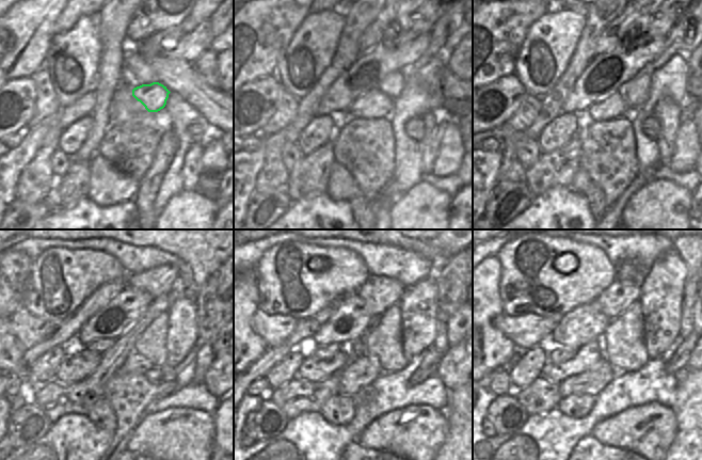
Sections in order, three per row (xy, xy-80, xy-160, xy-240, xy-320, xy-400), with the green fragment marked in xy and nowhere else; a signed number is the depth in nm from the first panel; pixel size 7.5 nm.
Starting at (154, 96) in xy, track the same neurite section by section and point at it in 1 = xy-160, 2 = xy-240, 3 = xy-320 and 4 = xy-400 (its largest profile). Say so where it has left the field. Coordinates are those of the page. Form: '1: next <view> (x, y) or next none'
1: next xy-160 (611, 107)
2: next xy-240 (100, 347)
3: next xy-320 (322, 351)
4: next xy-400 (556, 354)

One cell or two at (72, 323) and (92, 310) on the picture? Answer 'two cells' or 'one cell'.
one cell

